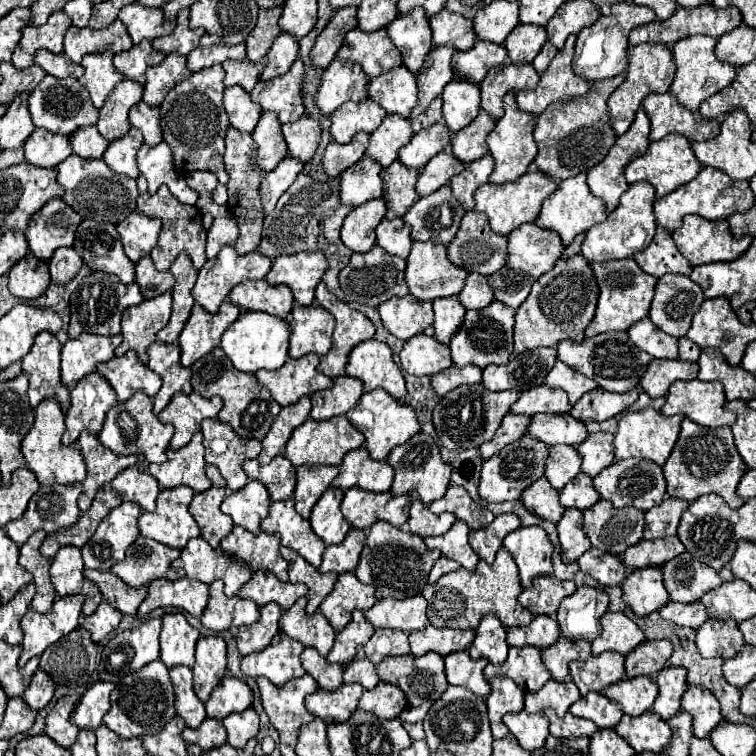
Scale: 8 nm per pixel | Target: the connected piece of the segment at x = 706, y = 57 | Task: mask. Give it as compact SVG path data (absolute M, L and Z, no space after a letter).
M691 36L691 38L679 40L671 46L671 54L673 54L677 70L675 70L675 78L673 78L669 92L671 92L671 96L677 98L677 102L681 106L685 106L691 112L697 112L699 104L705 98L717 94L719 90L729 86L735 78L735 68L731 68L725 62L719 62L713 54L713 48L715 48L715 40L707 38L707 36Z

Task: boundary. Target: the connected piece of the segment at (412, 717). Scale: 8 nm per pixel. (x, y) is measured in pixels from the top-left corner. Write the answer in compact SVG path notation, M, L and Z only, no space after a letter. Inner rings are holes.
M429 702L425 706L419 706L419 708L405 708L401 714L399 714L399 720L401 722L421 722L429 710Z

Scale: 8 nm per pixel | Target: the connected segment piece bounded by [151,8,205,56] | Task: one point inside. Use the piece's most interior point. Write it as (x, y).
(183, 40)

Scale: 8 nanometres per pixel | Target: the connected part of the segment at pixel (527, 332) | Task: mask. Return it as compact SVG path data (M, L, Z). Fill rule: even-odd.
M581 254L569 260L559 258L557 264L533 284L529 298L517 308L514 346L510 360L531 348L541 348L541 346L555 348L563 340L583 342L585 338L583 332L595 314L597 296L599 296L599 288L587 260Z

